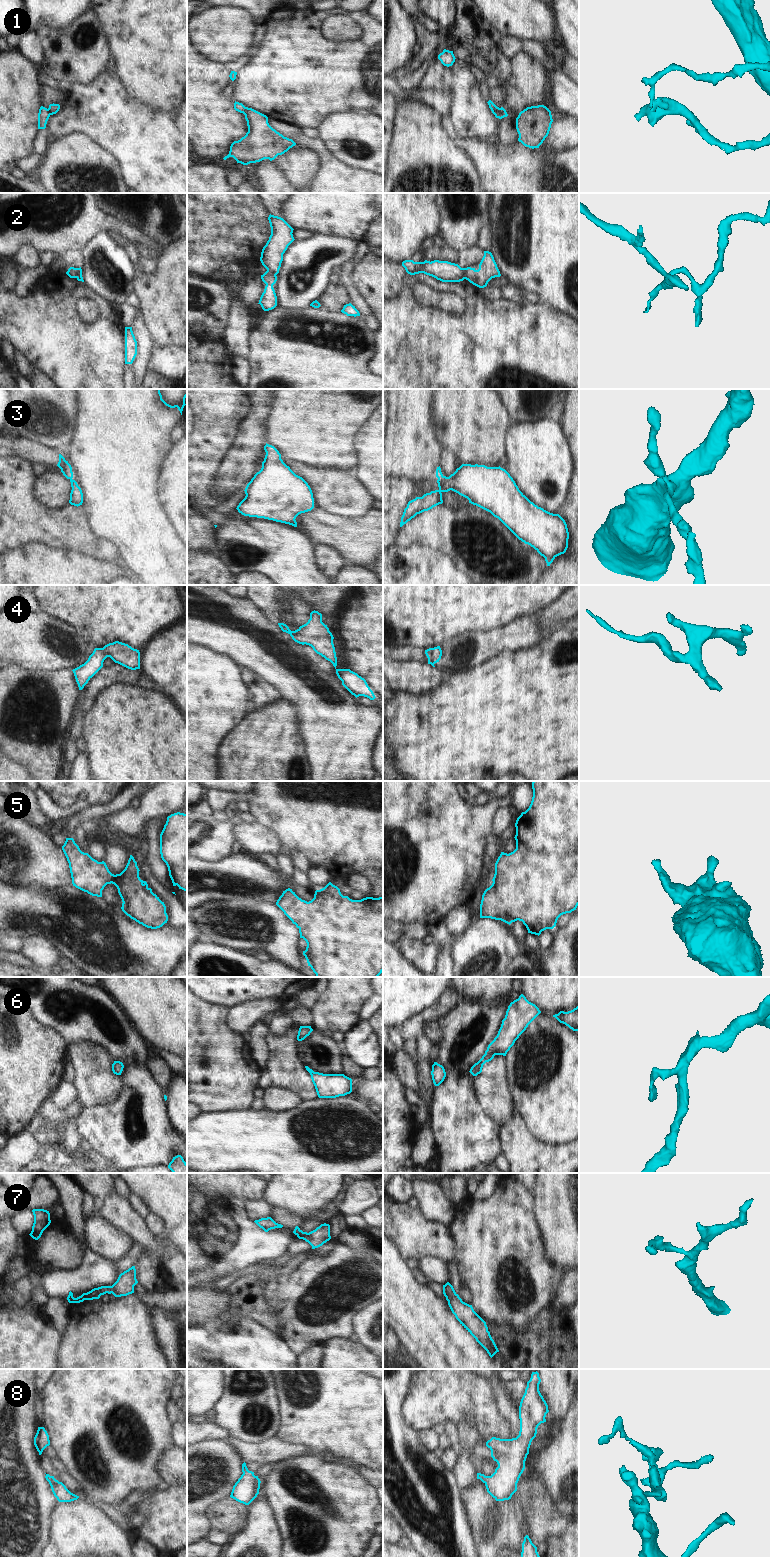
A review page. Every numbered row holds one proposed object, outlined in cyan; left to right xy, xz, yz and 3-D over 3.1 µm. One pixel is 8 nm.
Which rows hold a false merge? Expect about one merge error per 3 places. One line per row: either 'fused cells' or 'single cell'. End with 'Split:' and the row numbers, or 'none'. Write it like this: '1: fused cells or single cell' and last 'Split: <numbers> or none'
1: fused cells
2: fused cells
3: single cell
4: single cell
5: single cell
6: single cell
7: single cell
8: single cell
Split: 1, 2

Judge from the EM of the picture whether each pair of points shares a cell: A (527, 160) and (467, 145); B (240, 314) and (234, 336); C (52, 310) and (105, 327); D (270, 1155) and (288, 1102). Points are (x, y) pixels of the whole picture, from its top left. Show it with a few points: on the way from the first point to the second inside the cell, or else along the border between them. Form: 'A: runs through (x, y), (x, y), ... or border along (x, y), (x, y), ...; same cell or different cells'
A: runs through (512, 160), (492, 160), (482, 153); same cell
B: runs through (240, 319), (237, 331); same cell
C: runs through (65, 323), (71, 329), (92, 329); same cell
D: border along (301, 1101), (295, 1106), (281, 1111), (266, 1110); different cells

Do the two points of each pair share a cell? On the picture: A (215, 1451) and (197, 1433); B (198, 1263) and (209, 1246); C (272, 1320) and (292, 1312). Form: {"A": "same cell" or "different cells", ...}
{"A": "different cells", "B": "different cells", "C": "different cells"}

